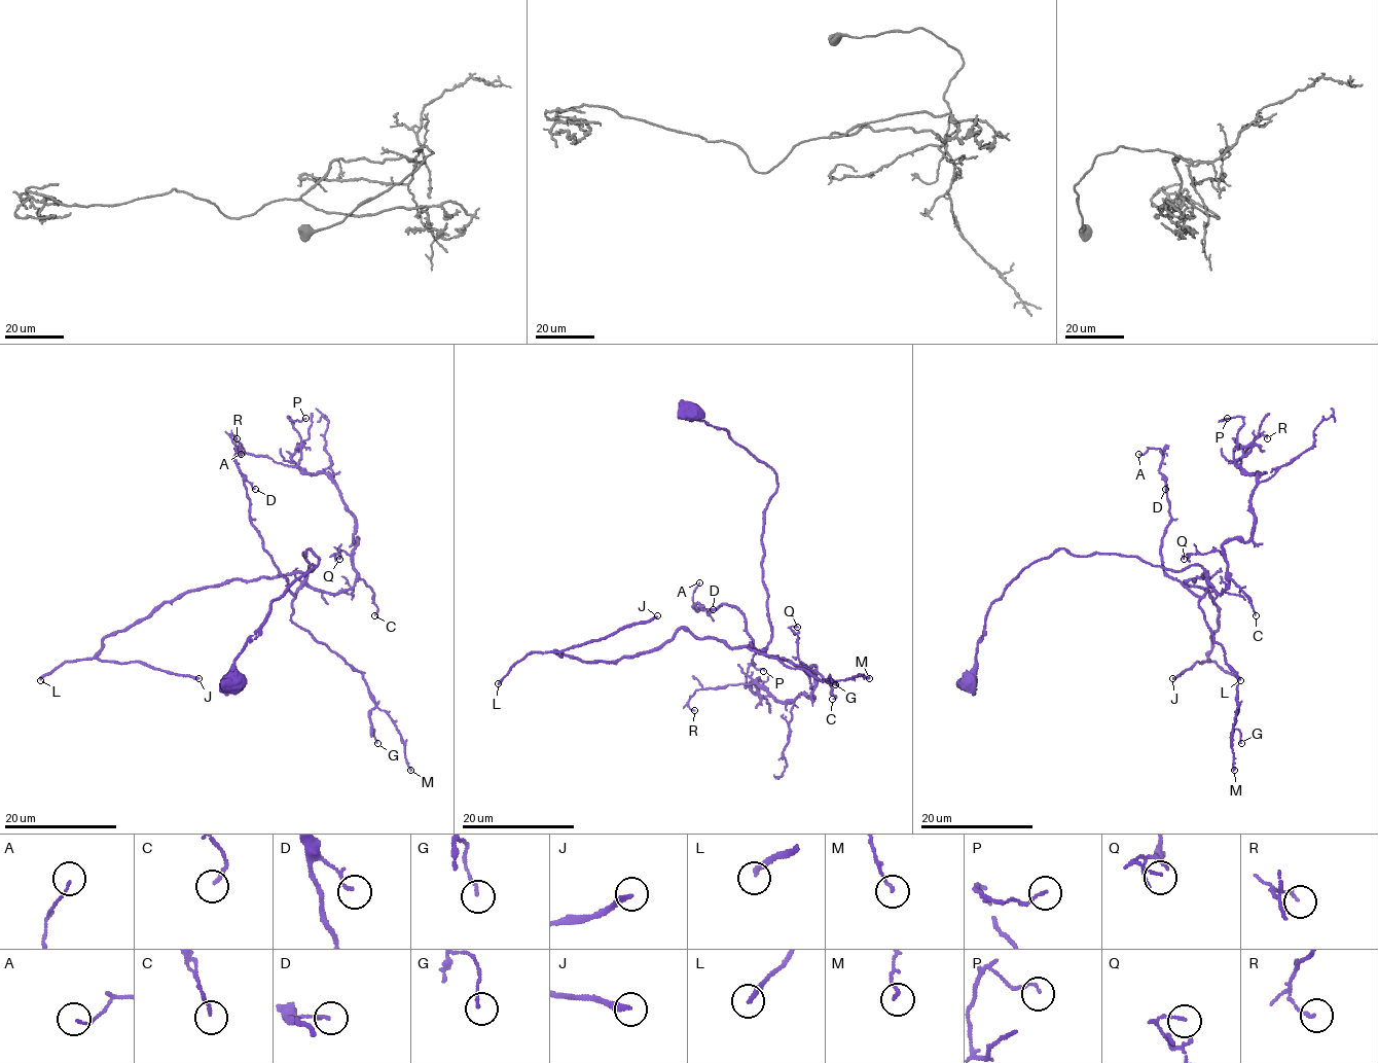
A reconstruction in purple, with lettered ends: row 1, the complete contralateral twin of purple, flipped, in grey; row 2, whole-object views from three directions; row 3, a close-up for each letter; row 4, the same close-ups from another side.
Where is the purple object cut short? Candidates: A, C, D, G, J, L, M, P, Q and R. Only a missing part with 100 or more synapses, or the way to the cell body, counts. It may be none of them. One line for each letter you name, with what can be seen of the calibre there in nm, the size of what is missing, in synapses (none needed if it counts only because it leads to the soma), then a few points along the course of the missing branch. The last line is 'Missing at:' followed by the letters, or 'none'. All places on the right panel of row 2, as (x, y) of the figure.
J: 190 nm | 250 syn | (1172, 678), (1140, 669), (1149, 656), (1185, 649), (1165, 639), (1191, 644), (1203, 662)
L: 200 nm | 200 syn | (1240, 680), (1269, 704), (1246, 698), (1208, 665), (1171, 696), (1158, 665), (1216, 709)
Missing at: J, L

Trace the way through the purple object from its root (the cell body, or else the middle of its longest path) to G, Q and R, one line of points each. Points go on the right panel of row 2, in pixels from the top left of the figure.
G: (969, 682), (988, 608), (1029, 565), (1060, 550), (1199, 565), (1199, 608), (1237, 673), (1241, 743)
Q: (969, 682), (988, 608), (1029, 565), (1118, 554), (1229, 586), (1219, 551), (1184, 559)
R: (969, 682), (988, 608), (1060, 550), (1199, 565), (1225, 590), (1223, 544), (1254, 521), (1241, 458), (1267, 438)

